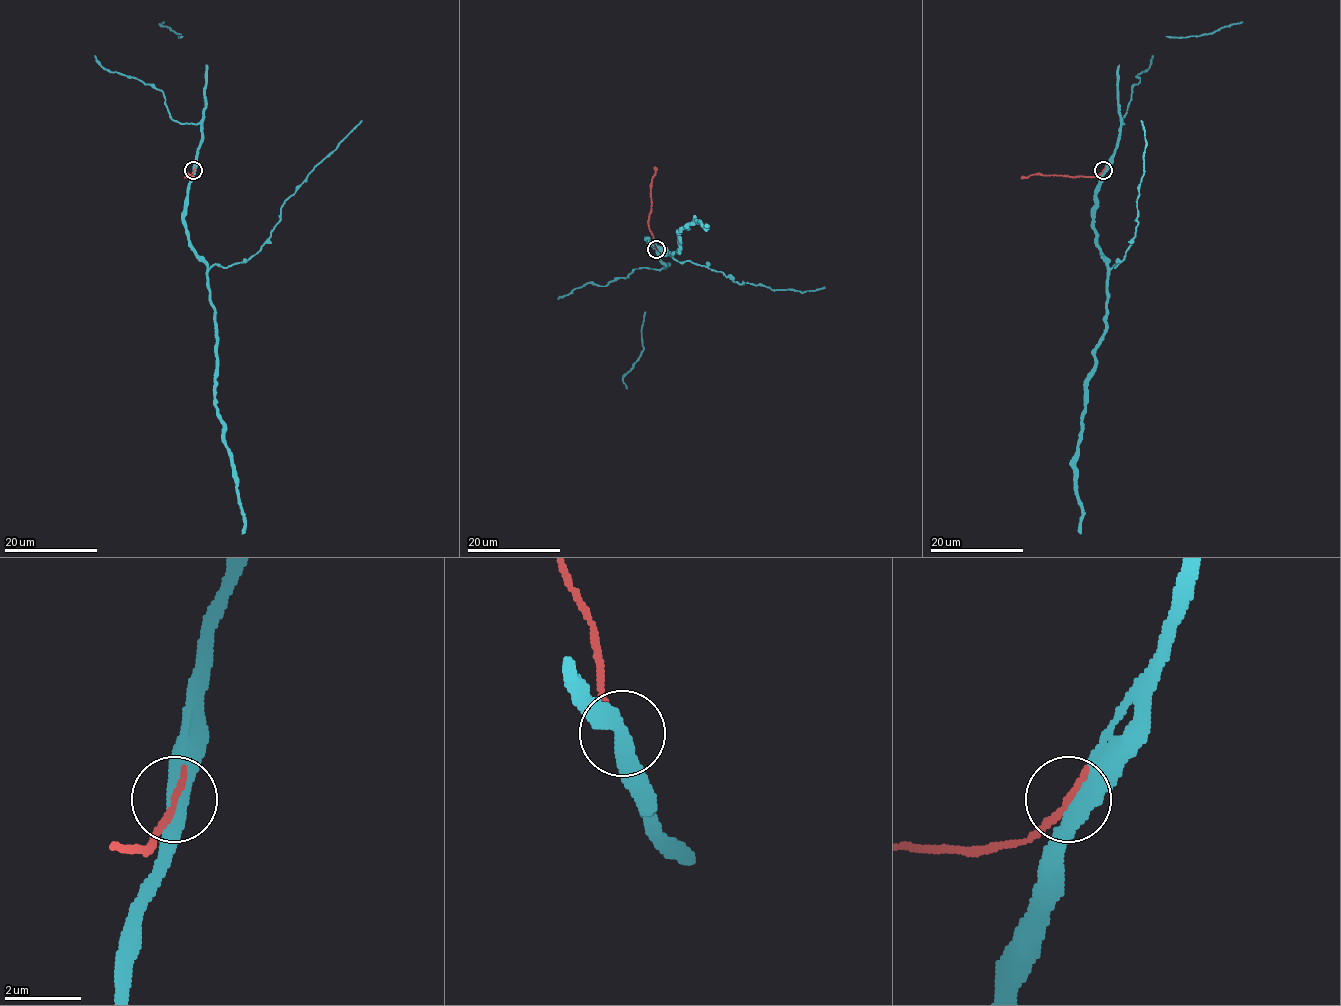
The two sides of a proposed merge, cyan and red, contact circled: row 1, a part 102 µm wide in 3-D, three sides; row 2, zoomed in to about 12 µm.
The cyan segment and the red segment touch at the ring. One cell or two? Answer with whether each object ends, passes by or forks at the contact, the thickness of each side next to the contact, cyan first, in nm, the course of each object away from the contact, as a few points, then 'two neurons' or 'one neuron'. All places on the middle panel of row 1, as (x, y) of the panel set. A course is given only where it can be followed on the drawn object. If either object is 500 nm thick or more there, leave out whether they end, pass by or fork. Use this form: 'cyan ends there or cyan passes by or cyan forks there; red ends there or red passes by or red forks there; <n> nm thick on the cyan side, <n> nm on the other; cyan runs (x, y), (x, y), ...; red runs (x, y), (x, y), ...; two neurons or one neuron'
cyan passes by; red ends there; 460 nm thick on the cyan side, 200 nm on the other; cyan runs (657, 248), (646, 239), (669, 253), (676, 253), (678, 233), (693, 221), (706, 228), (704, 225); red runs (657, 248), (649, 228), (651, 179), (657, 167); one neuron

